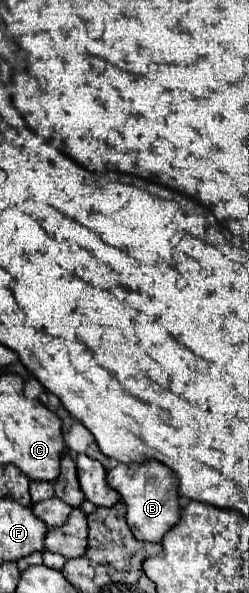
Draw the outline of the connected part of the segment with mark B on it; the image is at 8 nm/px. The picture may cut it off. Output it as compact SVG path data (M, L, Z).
M159 461L121 463L107 471L107 483L119 491L121 499L127 503L127 523L137 539L161 543L163 535L179 521L179 481L167 465Z

